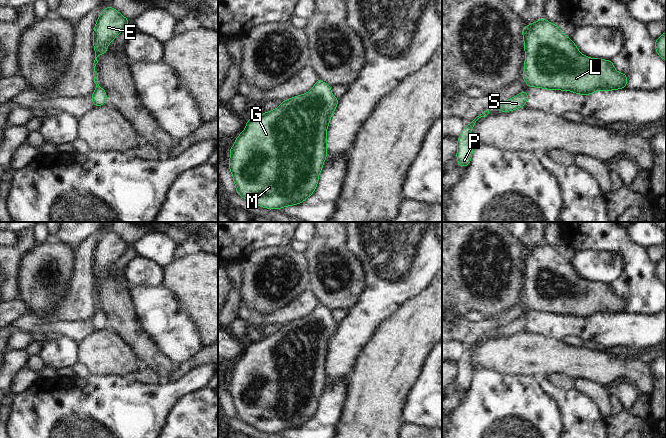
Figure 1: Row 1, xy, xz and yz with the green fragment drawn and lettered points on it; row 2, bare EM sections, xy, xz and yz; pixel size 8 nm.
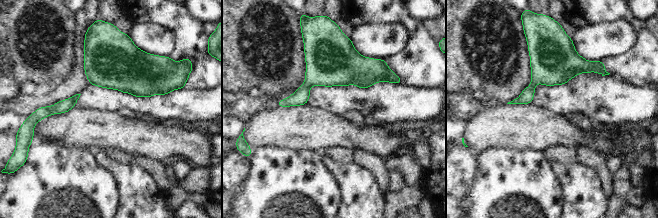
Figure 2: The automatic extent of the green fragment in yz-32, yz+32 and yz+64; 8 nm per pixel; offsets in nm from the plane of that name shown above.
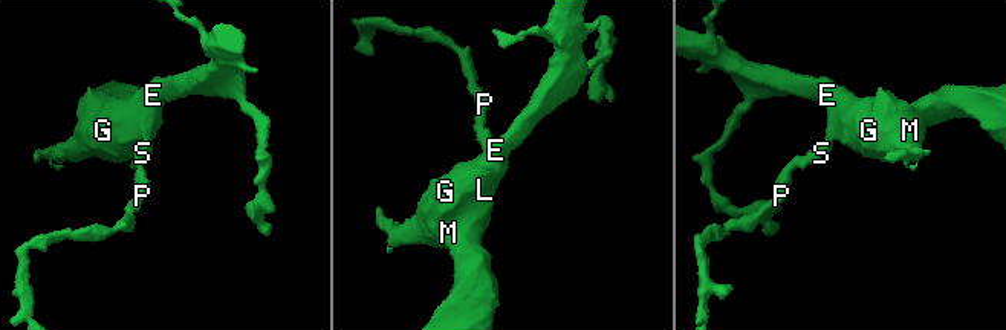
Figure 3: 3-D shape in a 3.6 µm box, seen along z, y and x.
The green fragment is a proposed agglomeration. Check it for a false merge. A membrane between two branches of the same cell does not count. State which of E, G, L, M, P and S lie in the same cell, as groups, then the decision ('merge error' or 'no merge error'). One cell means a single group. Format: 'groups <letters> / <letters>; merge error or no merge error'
groups E G L M P S; no merge error

